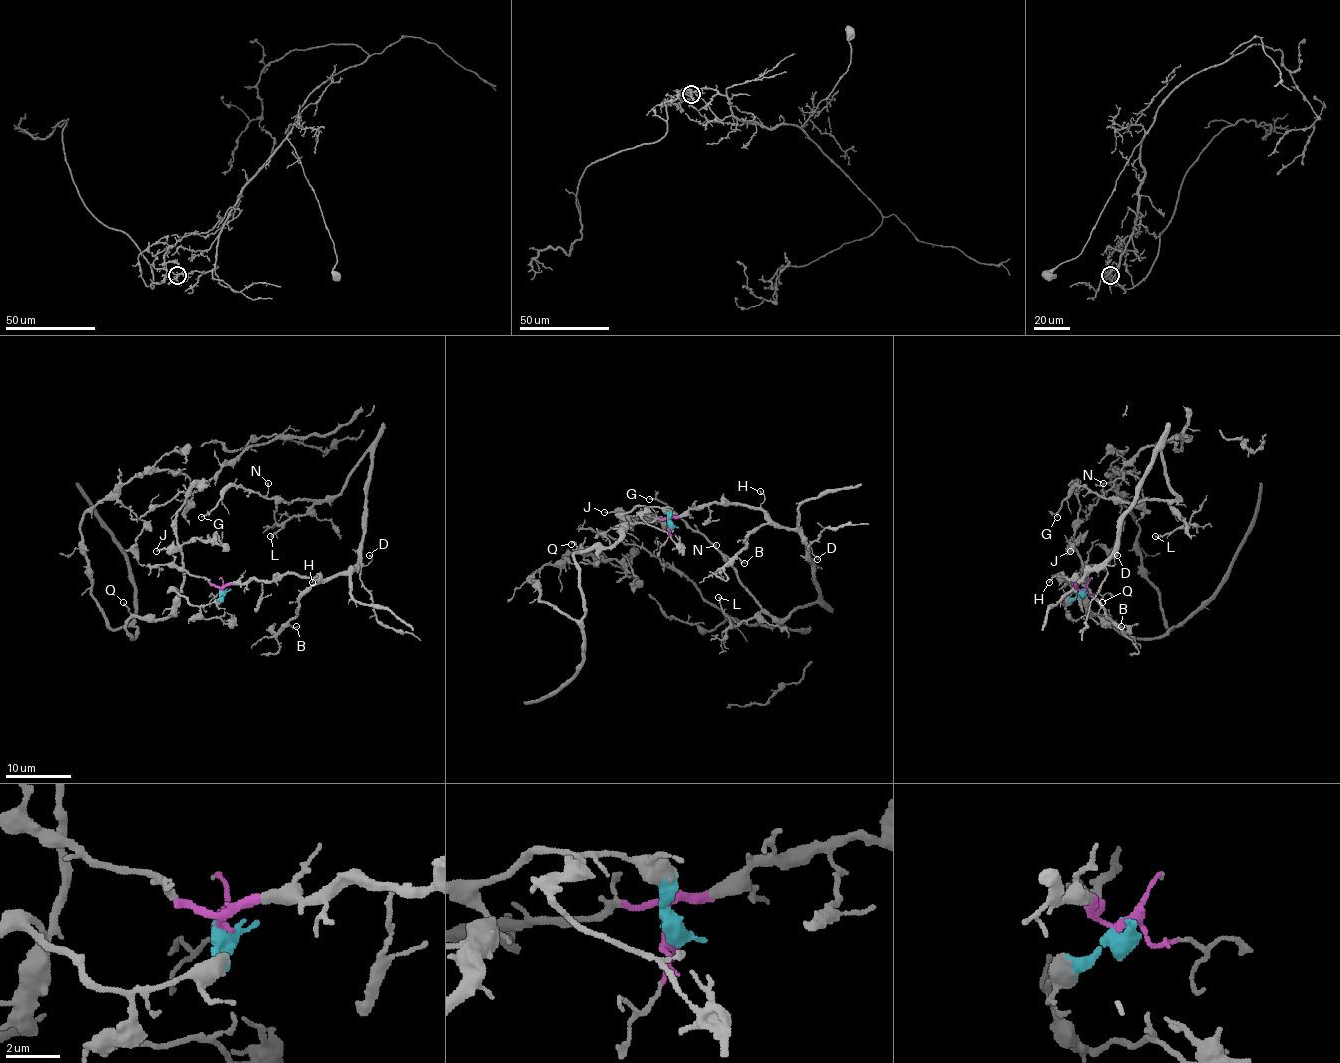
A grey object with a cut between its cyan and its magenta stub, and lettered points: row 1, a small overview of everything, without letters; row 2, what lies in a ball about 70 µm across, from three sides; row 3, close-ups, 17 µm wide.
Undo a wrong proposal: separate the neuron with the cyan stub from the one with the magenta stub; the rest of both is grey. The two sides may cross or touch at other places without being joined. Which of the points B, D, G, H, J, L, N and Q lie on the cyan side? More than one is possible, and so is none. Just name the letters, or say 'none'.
J, Q

